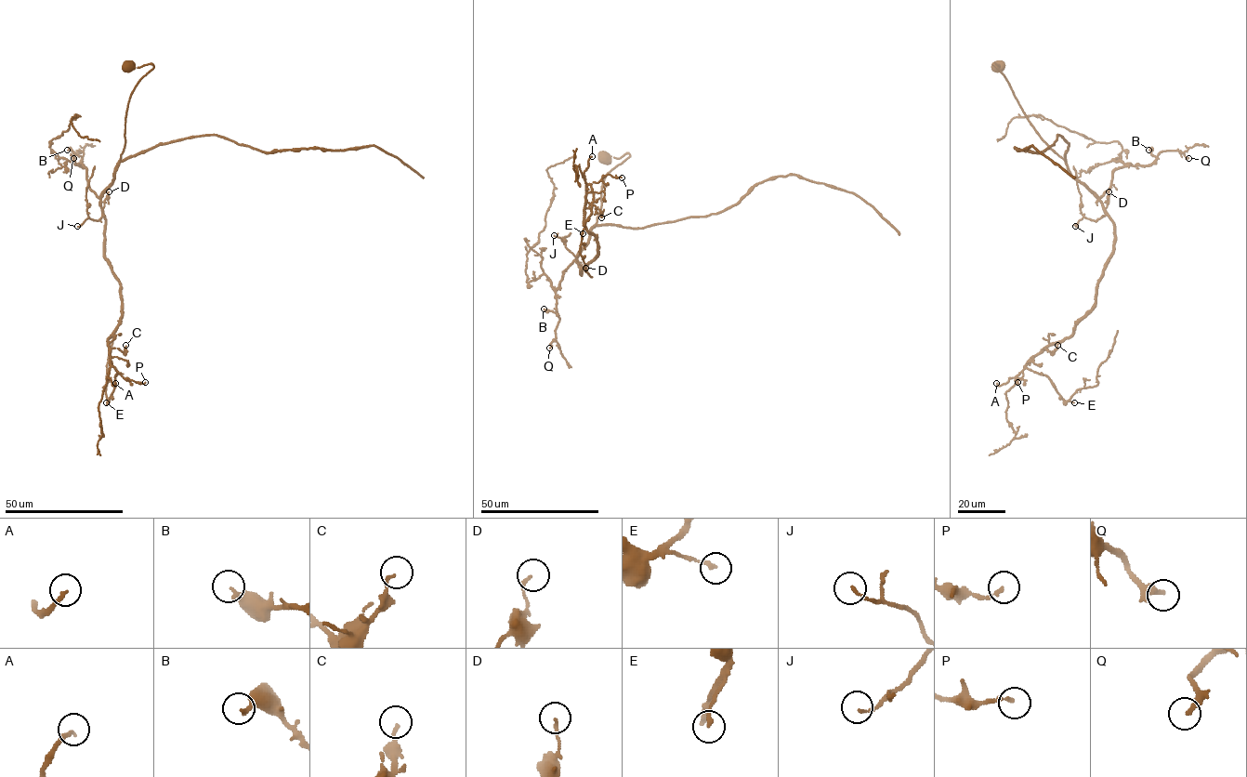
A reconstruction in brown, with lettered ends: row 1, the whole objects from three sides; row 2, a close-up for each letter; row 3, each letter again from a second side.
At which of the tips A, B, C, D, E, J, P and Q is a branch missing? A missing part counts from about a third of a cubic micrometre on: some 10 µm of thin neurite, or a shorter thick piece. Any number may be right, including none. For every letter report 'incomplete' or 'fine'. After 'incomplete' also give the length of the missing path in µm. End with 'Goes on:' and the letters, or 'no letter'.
A: incomplete; missing 20 µm
B: fine
C: fine
D: fine
E: fine
J: fine
P: fine
Q: fine
Goes on: A

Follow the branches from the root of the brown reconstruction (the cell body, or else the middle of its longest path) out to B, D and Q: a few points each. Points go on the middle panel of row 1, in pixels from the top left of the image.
B: (605, 155), (630, 154), (604, 177), (601, 209), (590, 239), (563, 271), (555, 291), (557, 316), (544, 309)
D: (605, 155), (618, 158), (630, 154), (604, 177), (600, 213), (588, 243), (577, 256), (576, 262), (585, 268)
Q: (605, 155), (630, 154), (604, 177), (601, 209), (590, 239), (563, 271), (555, 291), (559, 321), (549, 348)

